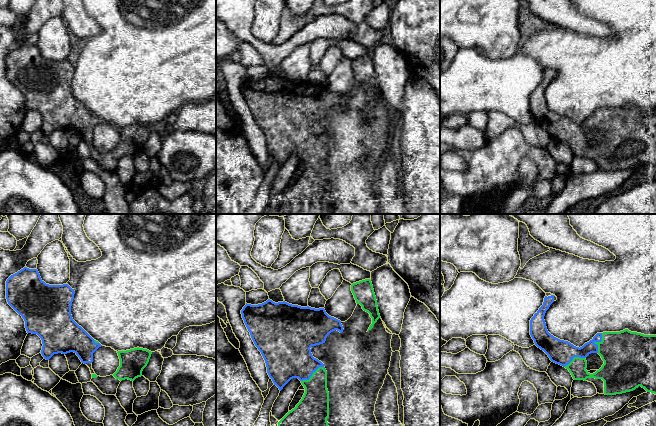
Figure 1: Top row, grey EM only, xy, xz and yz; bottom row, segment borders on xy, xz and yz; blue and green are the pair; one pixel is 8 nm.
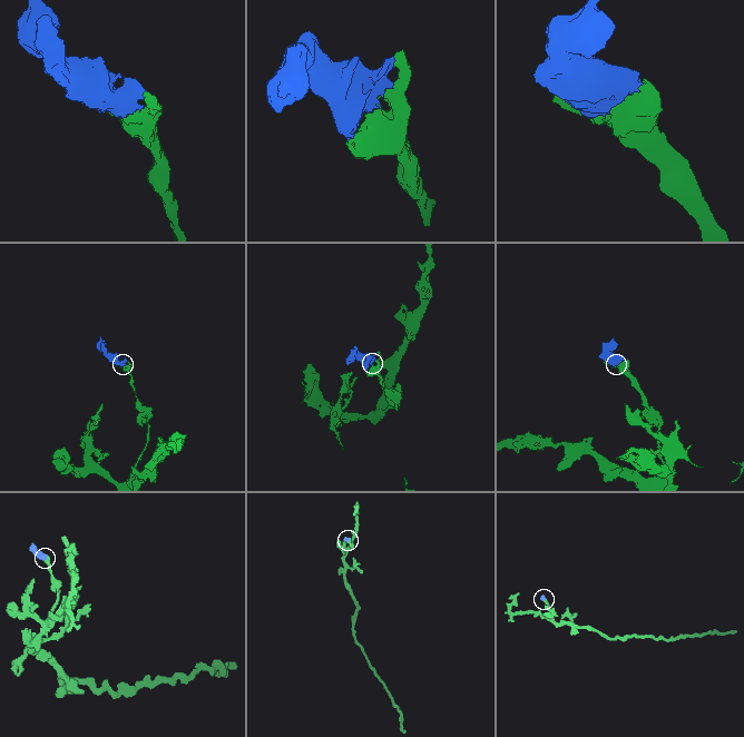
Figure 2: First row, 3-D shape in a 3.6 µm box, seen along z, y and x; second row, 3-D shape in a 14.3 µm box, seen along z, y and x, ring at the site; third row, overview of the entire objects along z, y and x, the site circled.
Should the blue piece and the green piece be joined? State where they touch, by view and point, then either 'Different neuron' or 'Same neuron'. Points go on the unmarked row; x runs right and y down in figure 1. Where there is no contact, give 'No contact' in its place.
Touches blue at xz (312, 149). Same neuron

